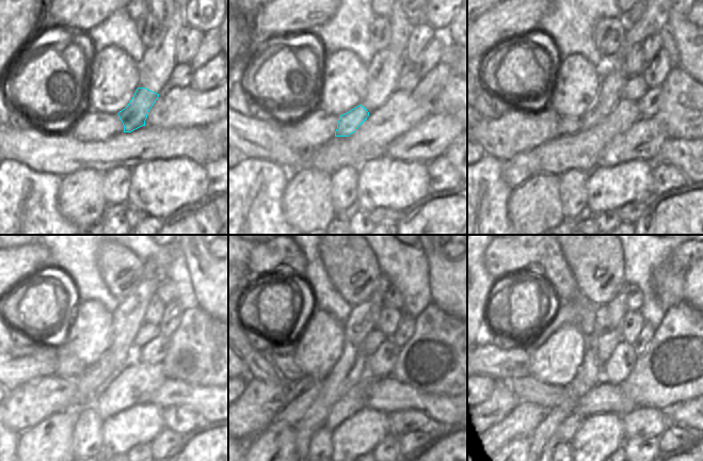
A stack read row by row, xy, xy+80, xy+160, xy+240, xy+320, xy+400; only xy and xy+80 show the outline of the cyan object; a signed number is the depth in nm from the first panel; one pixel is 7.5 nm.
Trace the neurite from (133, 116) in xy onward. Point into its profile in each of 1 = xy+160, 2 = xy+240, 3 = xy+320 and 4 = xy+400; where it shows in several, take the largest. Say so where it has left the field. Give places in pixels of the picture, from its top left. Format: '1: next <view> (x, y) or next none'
1: next xy+160 (566, 126)
2: next xy+240 (68, 366)
3: next xy+320 (288, 366)
4: next xy+400 (489, 355)

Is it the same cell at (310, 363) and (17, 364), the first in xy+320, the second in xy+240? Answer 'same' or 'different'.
different

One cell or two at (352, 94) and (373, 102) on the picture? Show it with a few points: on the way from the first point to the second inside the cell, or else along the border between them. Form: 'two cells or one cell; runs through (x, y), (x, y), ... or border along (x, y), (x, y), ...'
two cells; border along (367, 74), (367, 88), (365, 96), (360, 104)

